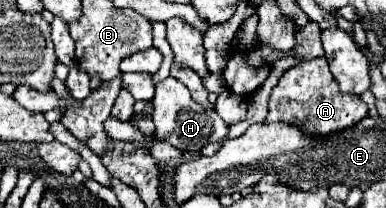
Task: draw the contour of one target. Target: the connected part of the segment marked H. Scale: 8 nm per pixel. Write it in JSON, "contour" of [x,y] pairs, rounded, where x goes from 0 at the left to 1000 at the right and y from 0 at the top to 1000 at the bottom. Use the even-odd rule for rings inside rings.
{"contour":[[[448,365],[417,385],[402,413],[402,462],[391,481],[391,577],[402,596],[402,663],[438,683],[479,740],[510,740],[531,692],[562,683],[588,644],[588,606],[567,567],[567,548],[557,529],[531,529],[526,510],[516,510],[495,471],[484,413]]]}

